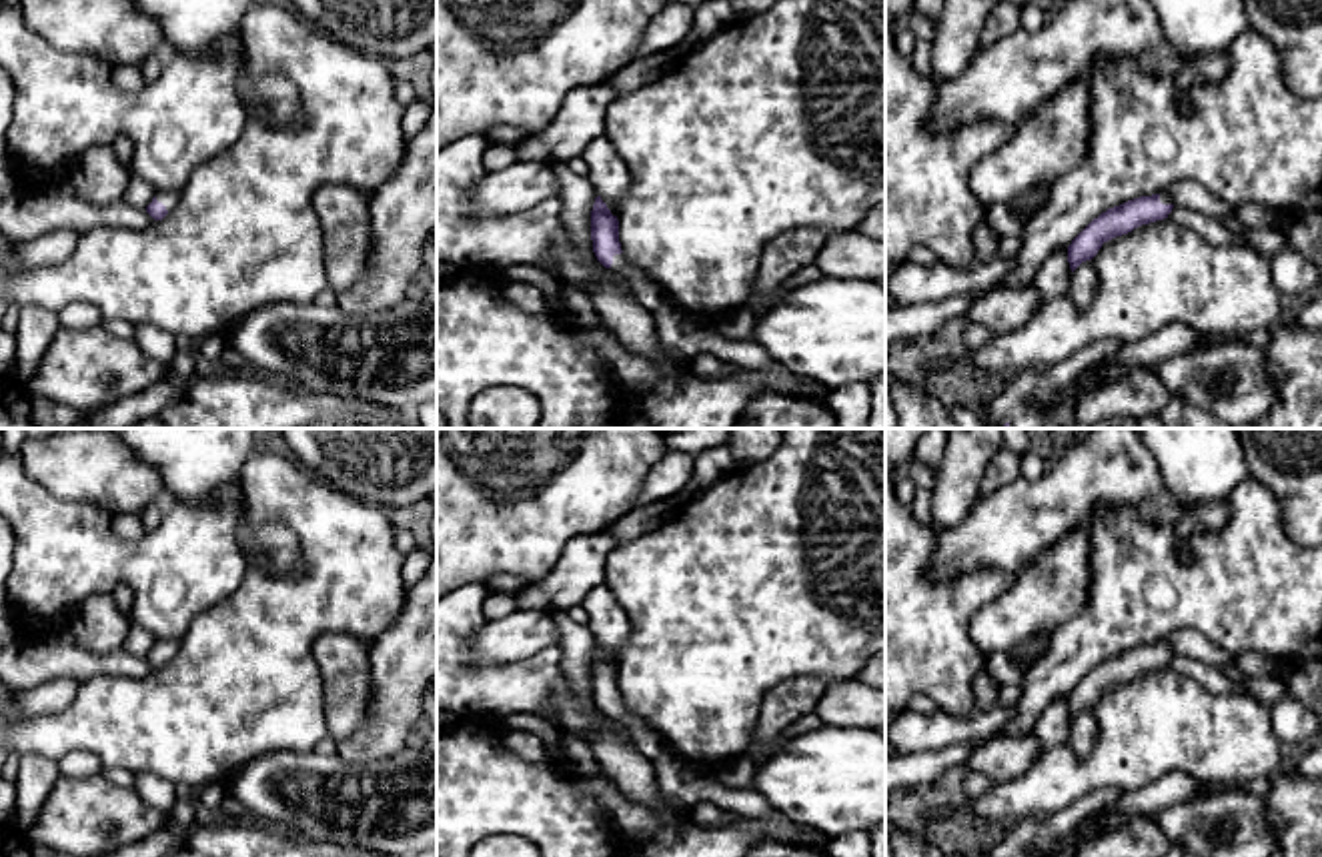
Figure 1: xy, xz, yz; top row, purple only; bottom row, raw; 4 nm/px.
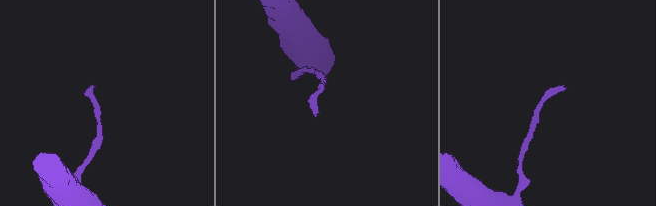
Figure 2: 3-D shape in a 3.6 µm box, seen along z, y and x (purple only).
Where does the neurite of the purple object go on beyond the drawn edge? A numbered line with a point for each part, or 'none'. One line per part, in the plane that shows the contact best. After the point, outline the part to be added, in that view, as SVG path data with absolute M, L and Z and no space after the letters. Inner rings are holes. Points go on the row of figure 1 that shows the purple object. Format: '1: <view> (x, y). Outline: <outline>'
1: xz (686, 335). Outline: M623 254L613 256L611 270L619 274L635 300L651 314L659 344L673 356L693 360L713 352L737 370L769 368L773 358L751 338L731 340L719 334L711 320L675 306L665 290L627 264Z

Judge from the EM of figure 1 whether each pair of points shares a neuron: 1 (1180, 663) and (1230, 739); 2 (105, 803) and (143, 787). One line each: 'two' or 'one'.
1: two
2: two

